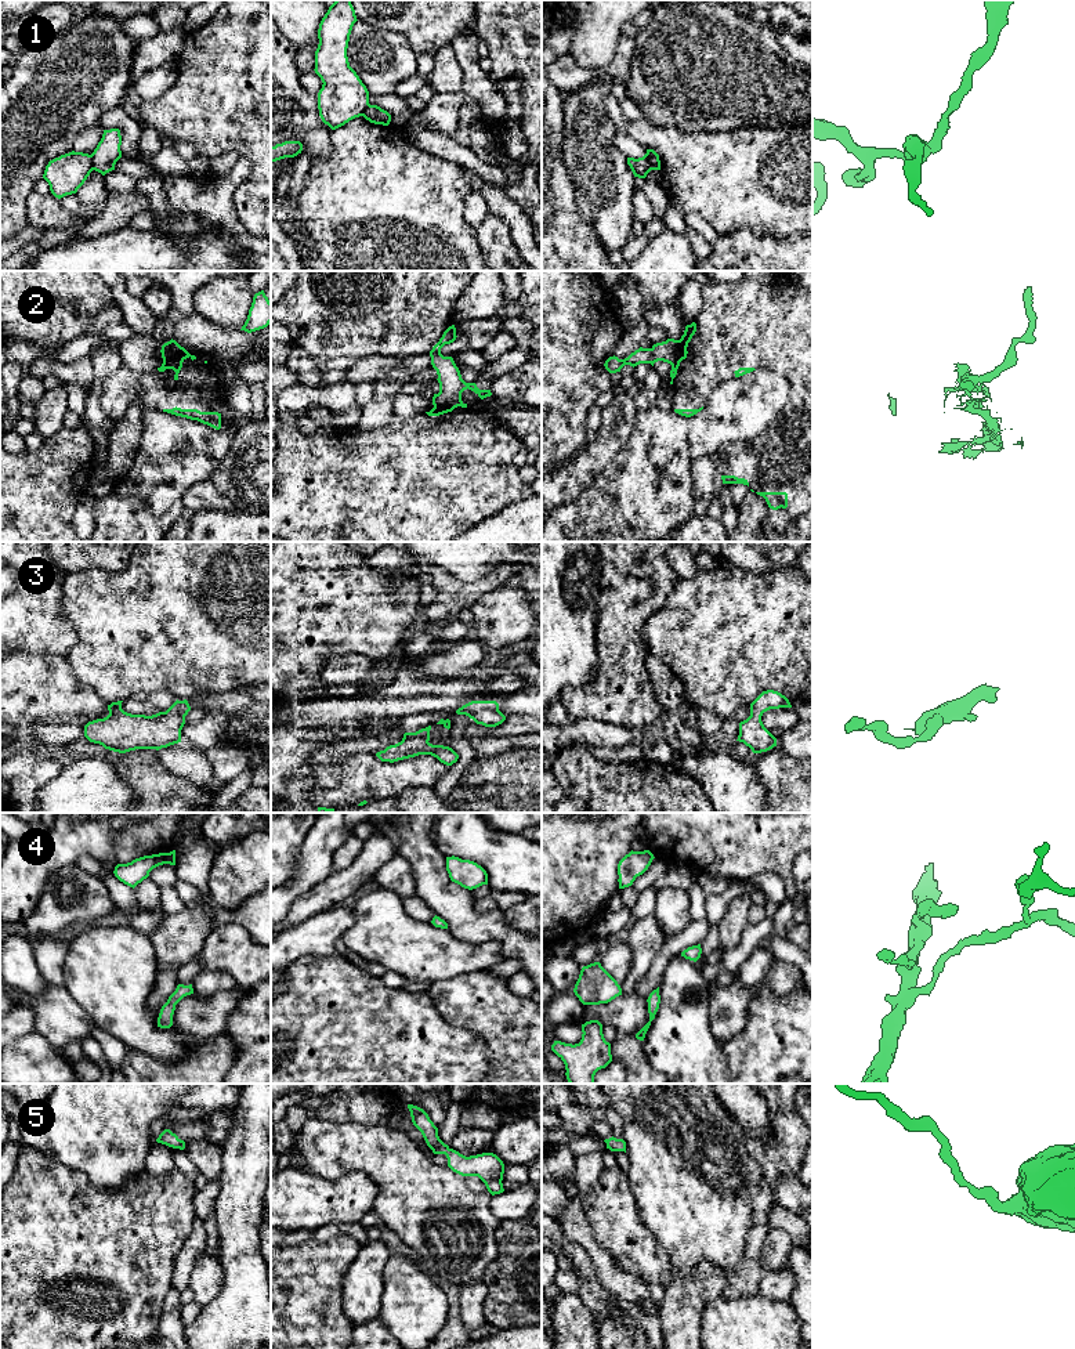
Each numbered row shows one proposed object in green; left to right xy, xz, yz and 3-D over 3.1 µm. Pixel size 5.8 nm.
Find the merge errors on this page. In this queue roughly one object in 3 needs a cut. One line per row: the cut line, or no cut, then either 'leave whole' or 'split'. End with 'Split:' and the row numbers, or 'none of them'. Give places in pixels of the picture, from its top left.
1: cut in yz along (645, 154), (651, 169); split
2: cut in yz along (679, 340), (680, 355), (672, 365); split
3: no cut; leave whole
4: no cut; leave whole
5: no cut; leave whole
Split: 1, 2

